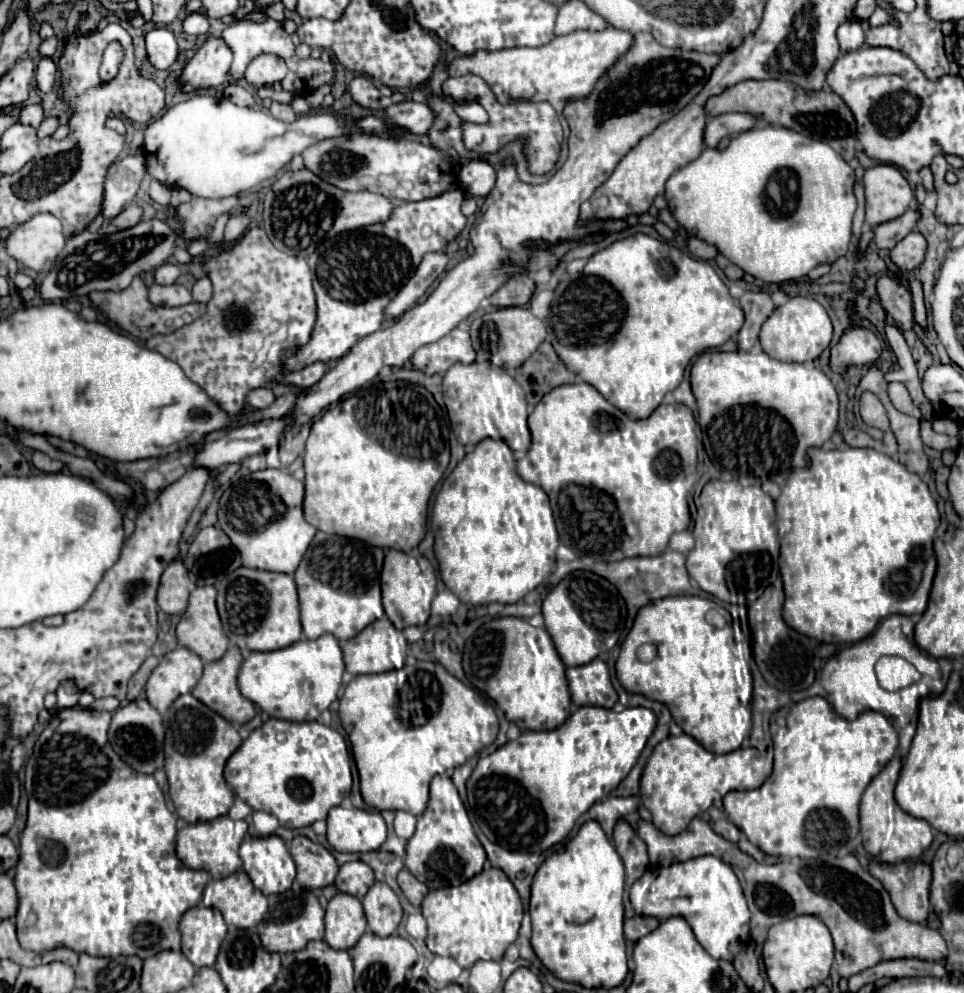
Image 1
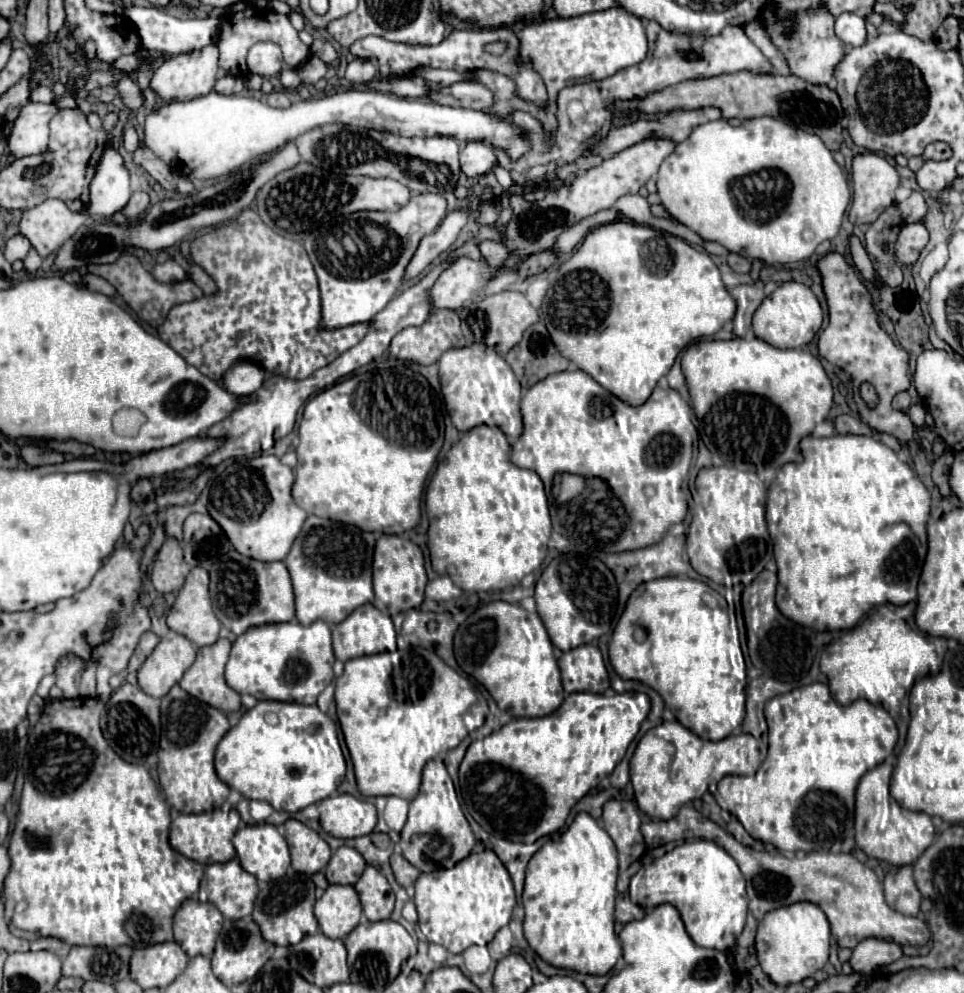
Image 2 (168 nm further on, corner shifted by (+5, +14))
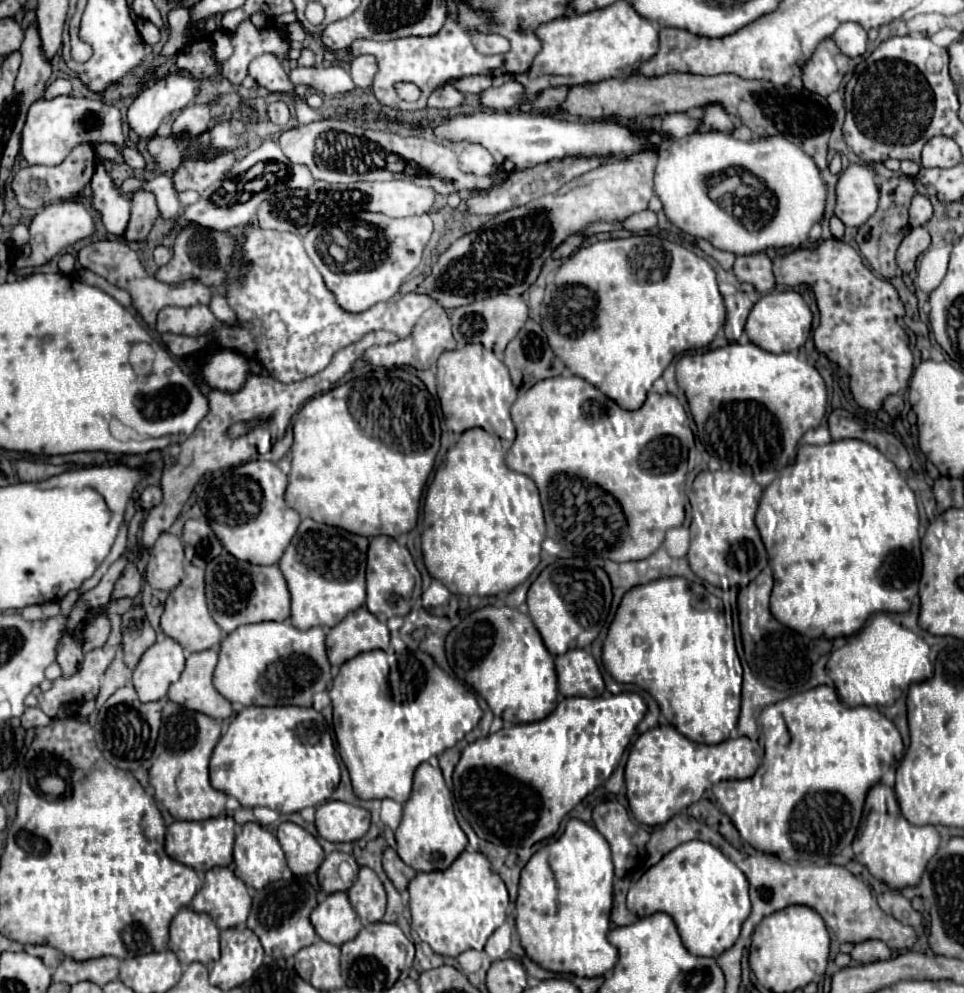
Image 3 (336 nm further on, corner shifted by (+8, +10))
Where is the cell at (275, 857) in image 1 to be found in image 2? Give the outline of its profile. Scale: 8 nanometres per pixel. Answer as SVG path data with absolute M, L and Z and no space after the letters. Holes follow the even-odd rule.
M246 824L232 838L242 868L260 882L282 878L290 866L284 836L272 824Z

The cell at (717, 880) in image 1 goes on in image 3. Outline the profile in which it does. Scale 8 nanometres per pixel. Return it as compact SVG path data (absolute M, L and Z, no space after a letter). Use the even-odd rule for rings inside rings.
M691 840L661 858L633 883L626 898L627 908L638 917L655 912L669 914L687 950L695 956L719 958L739 938L741 924L751 912L749 884L745 874L709 842Z

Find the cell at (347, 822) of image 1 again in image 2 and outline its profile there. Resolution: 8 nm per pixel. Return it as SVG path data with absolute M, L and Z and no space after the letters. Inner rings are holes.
M352 794L328 796L318 802L322 830L334 838L366 836L376 826L376 806Z

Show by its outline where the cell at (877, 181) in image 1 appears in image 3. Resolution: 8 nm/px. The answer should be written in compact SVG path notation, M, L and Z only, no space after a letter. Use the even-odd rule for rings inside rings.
M849 164L837 180L835 216L845 226L863 226L879 204L877 172L869 164Z

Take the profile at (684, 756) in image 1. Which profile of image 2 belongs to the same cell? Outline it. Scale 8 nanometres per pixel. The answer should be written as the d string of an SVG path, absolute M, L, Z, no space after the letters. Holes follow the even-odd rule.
M662 722L648 730L630 760L630 780L638 808L650 818L670 820L678 814L678 808L686 802L700 798L709 789L709 781L717 783L726 775L754 774L768 752L768 734L762 740L752 734L732 734L724 740L713 742L698 738L680 722Z

